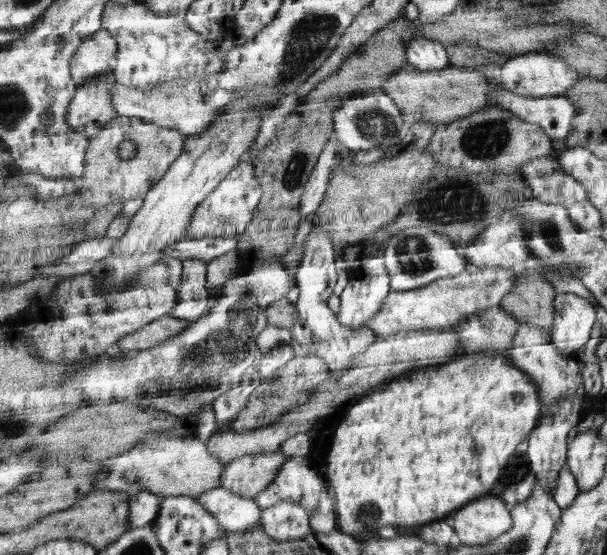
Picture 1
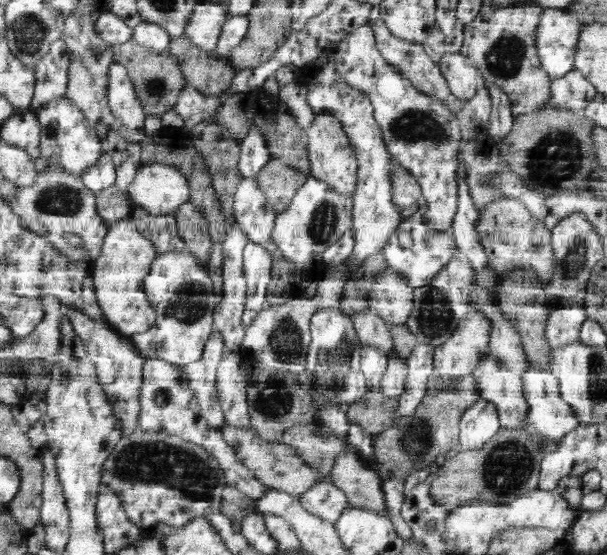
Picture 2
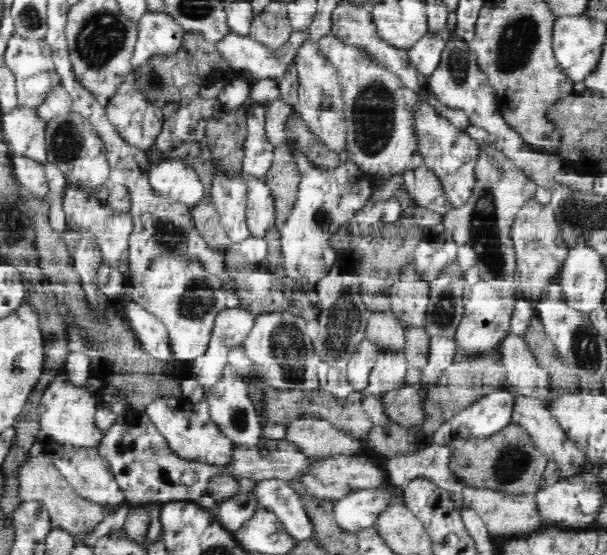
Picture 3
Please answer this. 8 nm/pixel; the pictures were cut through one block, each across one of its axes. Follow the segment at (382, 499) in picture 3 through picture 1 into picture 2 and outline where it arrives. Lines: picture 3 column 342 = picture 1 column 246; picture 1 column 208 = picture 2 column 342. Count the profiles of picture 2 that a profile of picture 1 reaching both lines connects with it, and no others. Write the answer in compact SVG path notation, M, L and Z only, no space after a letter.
M326 481L316 482L298 497L306 512L334 524L342 510L350 506L344 492Z

